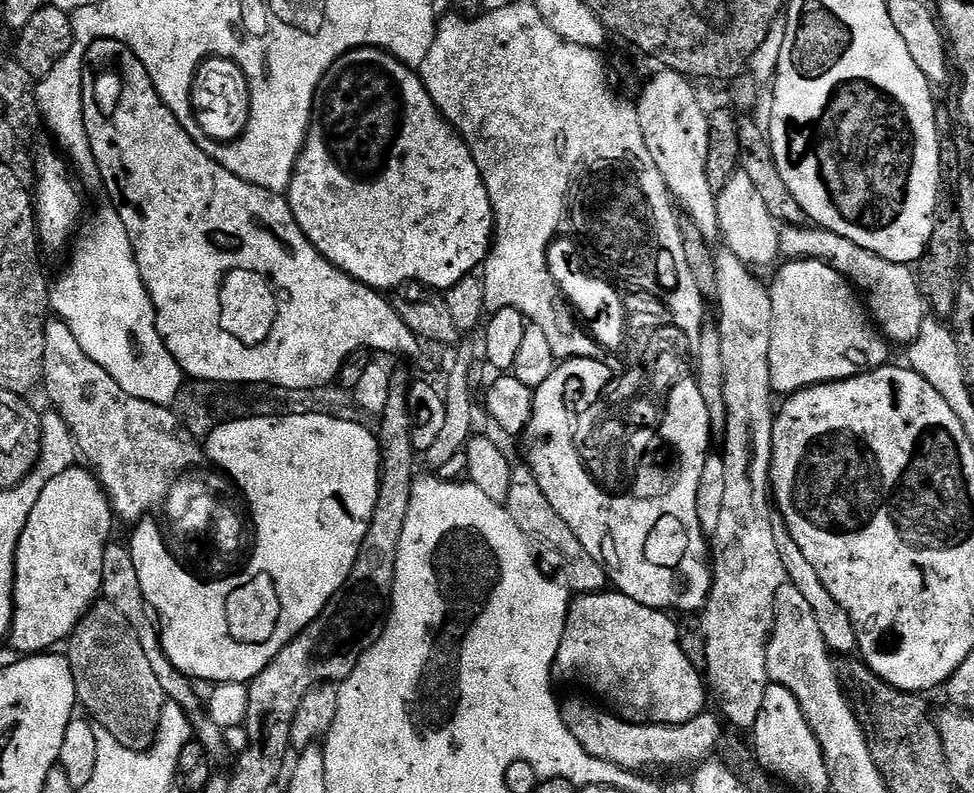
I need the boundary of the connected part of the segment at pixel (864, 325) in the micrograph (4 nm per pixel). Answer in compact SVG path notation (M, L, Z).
M788 260L782 264L775 269L776 277L768 288L768 297L772 303L770 382L773 393L791 394L799 392L801 388L811 388L813 384L849 380L889 363L889 345L870 319L867 307L847 278L820 260Z

